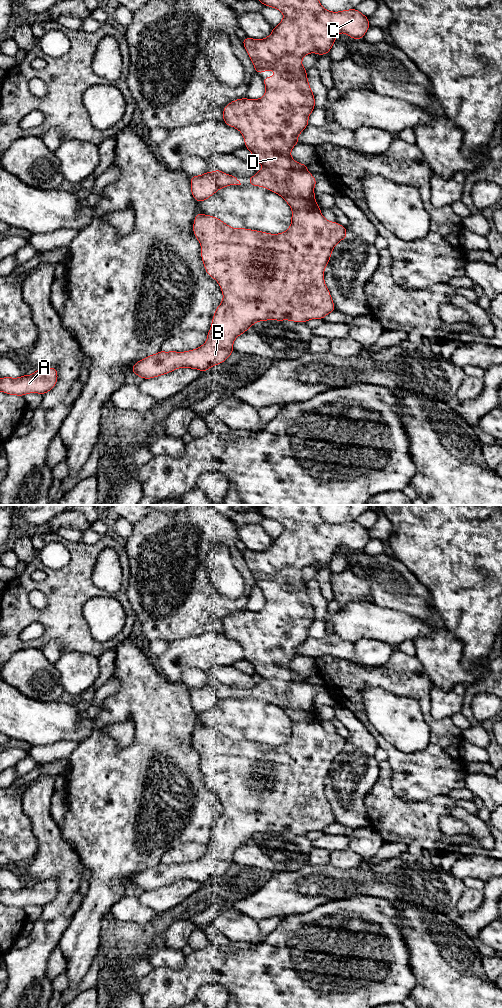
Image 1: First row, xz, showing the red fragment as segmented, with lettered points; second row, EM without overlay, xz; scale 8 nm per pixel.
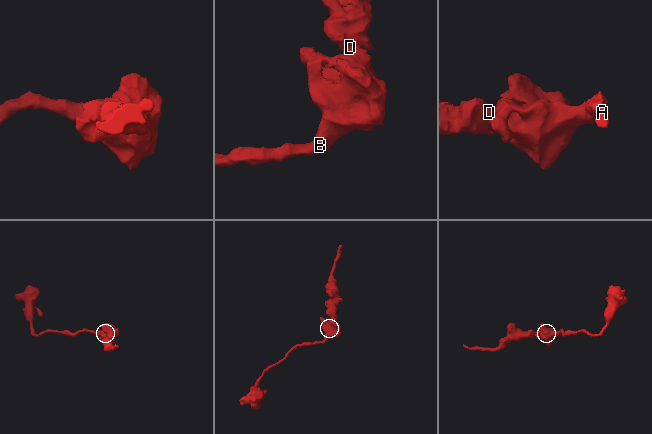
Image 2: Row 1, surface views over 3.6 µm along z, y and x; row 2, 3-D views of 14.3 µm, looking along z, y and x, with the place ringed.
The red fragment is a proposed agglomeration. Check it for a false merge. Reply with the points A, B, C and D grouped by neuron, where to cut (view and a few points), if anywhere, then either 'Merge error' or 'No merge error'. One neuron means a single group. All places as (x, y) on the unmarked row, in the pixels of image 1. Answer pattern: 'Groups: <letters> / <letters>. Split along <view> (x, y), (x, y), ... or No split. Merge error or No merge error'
Groups: A B C D. No split. No merge error

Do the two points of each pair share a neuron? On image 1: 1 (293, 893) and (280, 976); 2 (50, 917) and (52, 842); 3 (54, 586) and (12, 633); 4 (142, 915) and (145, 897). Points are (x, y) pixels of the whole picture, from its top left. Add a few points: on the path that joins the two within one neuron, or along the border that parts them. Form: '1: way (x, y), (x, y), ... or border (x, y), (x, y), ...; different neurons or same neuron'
1: border (313, 908), (300, 914), (288, 914), (284, 917); different neurons
2: way (64, 898), (64, 866), (59, 861); same neuron
3: way (54, 601), (43, 615), (29, 615), (26, 618); same neuron
4: border (137, 897), (142, 904), (158, 913); different neurons

